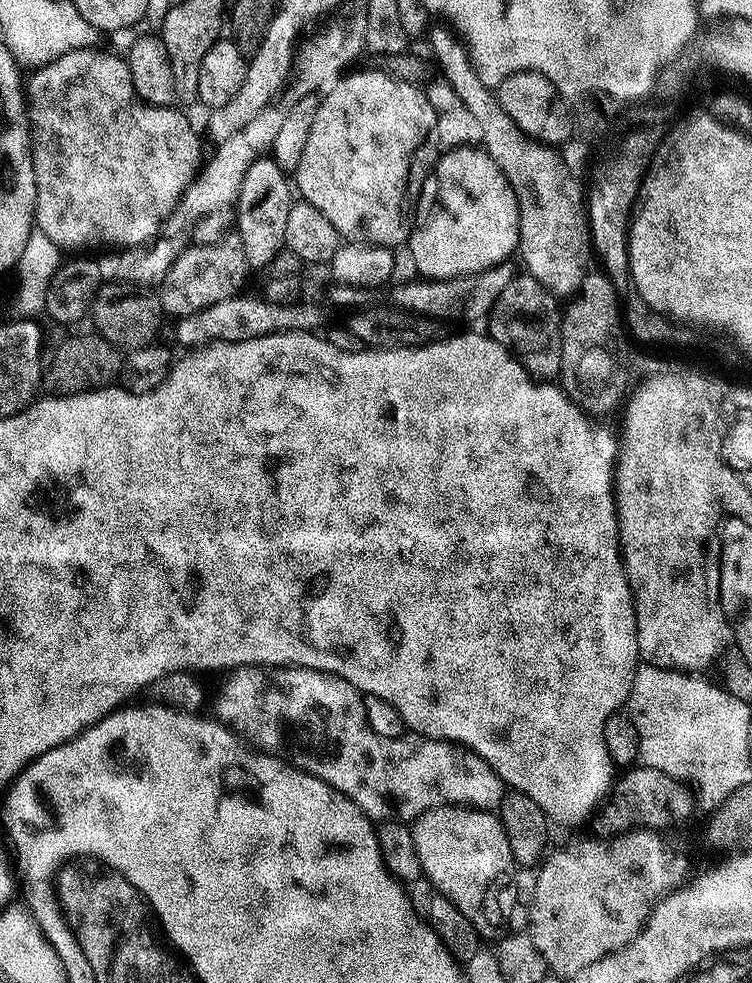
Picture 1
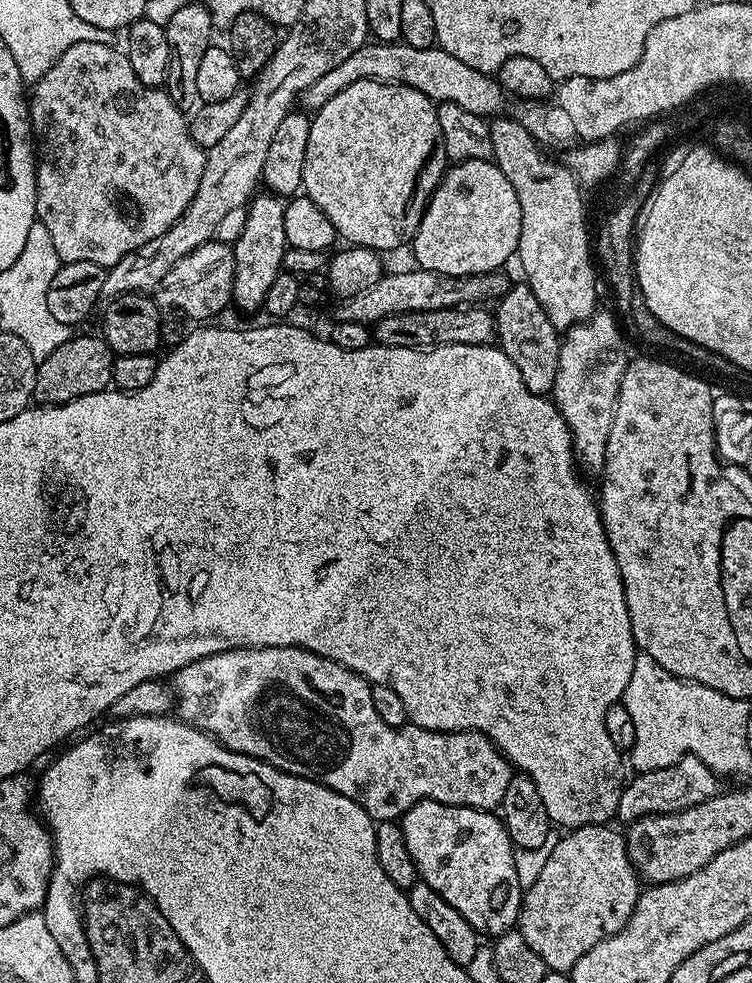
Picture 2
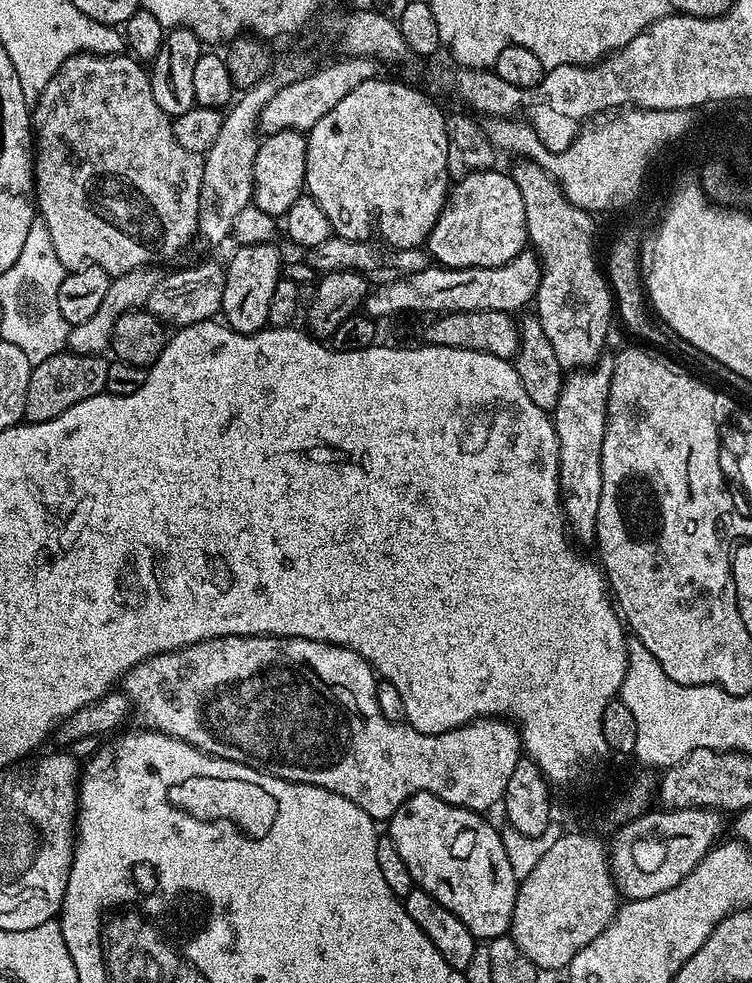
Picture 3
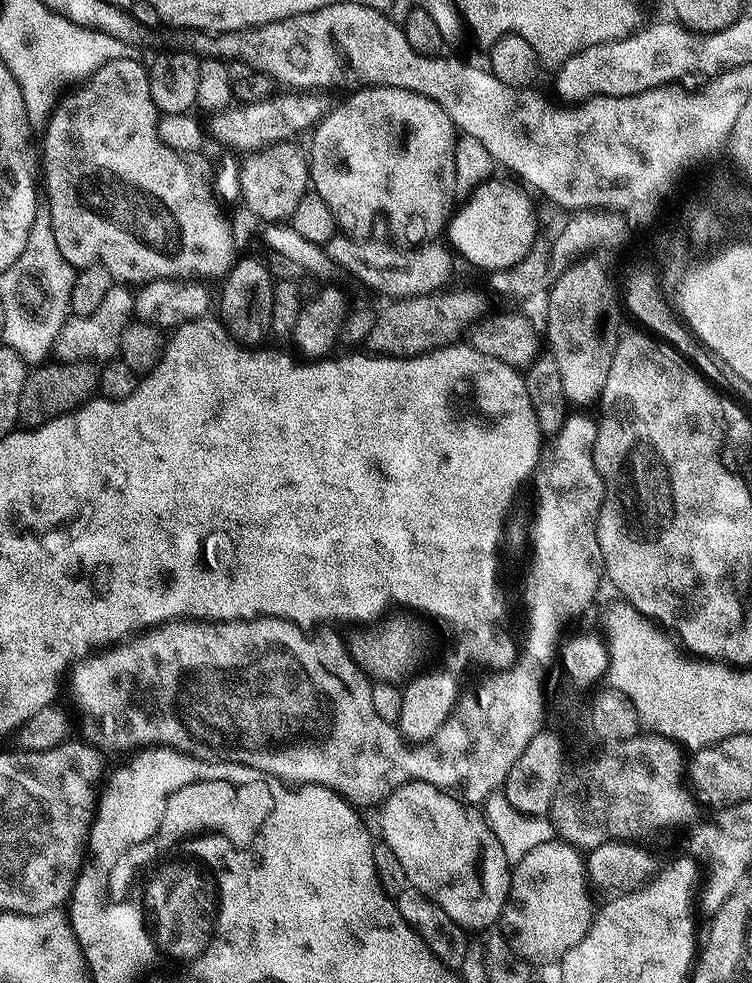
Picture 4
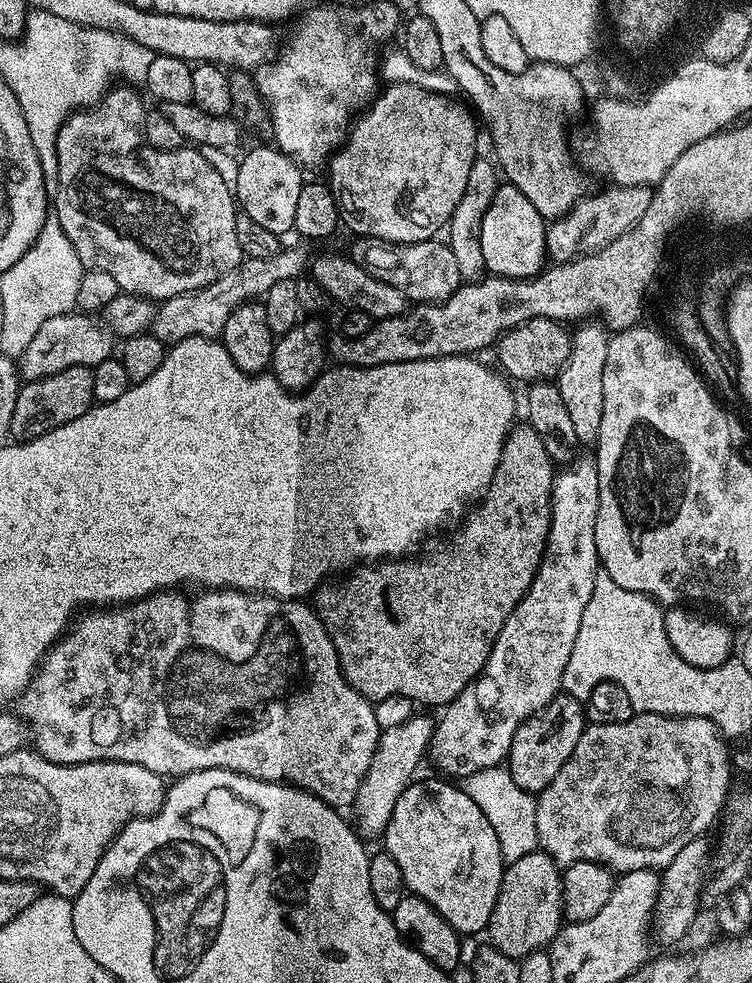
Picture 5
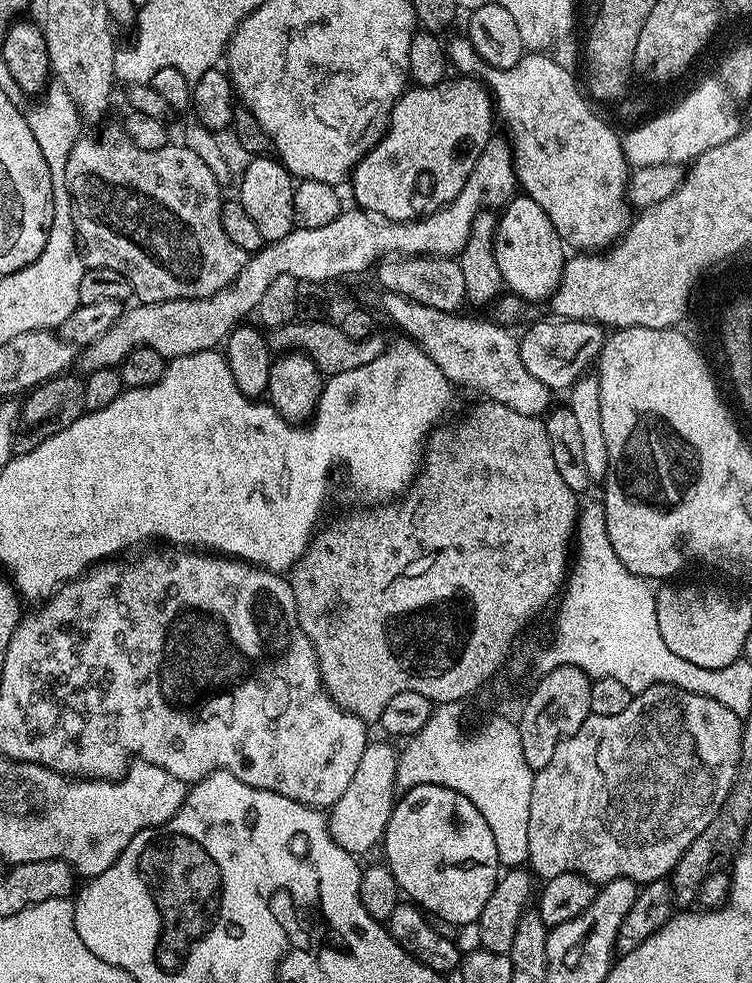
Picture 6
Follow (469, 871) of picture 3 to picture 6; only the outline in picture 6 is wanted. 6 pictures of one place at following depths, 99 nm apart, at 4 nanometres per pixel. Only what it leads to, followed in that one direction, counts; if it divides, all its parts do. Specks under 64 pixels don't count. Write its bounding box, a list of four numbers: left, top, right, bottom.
[383,784,502,926]

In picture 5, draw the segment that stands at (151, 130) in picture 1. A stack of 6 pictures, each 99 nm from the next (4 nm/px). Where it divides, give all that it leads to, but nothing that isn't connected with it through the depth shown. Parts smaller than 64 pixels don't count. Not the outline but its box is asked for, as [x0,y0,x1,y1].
[54,86,242,302]

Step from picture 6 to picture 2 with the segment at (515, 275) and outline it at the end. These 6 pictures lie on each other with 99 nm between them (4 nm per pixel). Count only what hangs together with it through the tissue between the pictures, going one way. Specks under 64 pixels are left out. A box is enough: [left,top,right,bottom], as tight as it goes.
[410,160,522,276]

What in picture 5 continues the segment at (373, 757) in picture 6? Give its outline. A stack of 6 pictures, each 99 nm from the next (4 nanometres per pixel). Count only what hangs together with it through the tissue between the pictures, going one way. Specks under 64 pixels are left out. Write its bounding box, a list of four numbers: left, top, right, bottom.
[354,714,433,837]

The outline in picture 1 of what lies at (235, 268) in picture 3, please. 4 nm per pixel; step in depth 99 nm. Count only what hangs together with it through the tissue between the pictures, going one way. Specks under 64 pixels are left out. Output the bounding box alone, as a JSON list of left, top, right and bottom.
[235,154,294,269]

